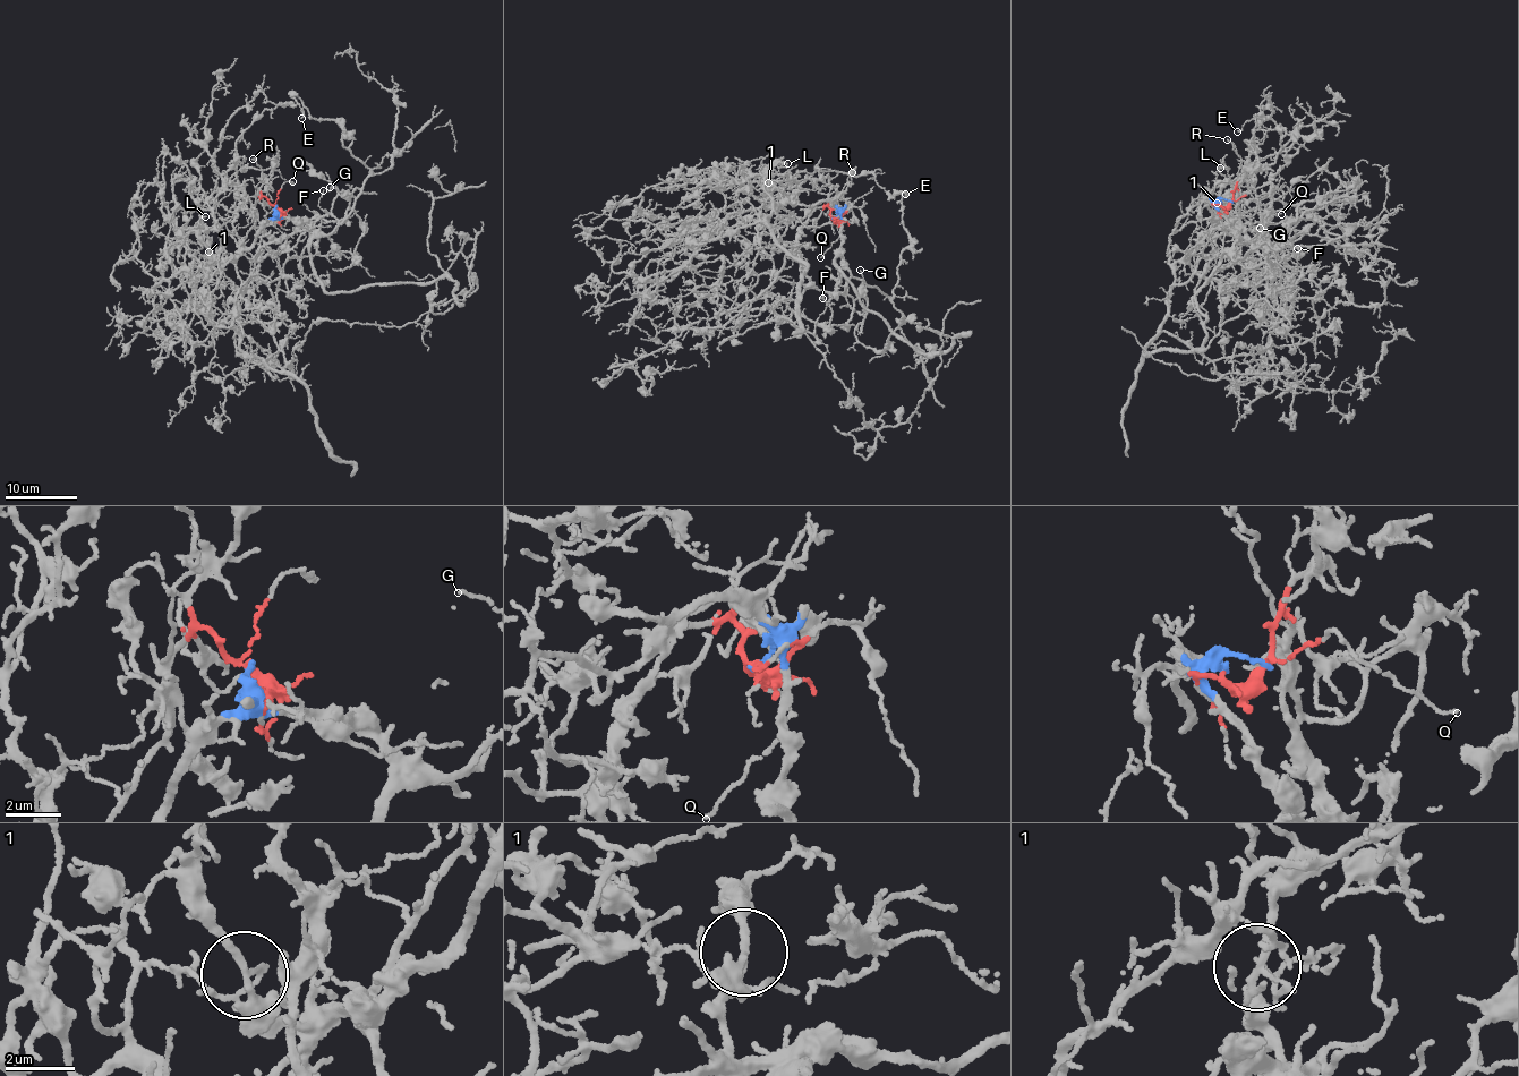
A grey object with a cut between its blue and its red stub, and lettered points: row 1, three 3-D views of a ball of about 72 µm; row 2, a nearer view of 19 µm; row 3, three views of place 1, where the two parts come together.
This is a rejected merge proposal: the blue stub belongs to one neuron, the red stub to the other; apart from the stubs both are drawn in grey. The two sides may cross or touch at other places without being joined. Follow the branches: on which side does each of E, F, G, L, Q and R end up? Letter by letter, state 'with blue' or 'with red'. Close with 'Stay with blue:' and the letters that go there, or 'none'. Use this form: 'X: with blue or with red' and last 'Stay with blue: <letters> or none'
E: with blue
F: with blue
G: with blue
L: with blue
Q: with red
R: with red
Stay with blue: E, F, G, L

